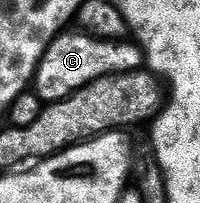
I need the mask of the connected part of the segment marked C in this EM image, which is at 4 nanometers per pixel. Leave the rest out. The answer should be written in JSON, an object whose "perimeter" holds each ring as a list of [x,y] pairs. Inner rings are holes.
{"perimeter":[[[68,30],[57,36],[40,60],[34,81],[34,91],[45,105],[64,100],[70,94],[82,90],[87,84],[103,76],[138,72],[145,67],[144,49],[135,42],[102,40],[91,34],[72,31]]]}

